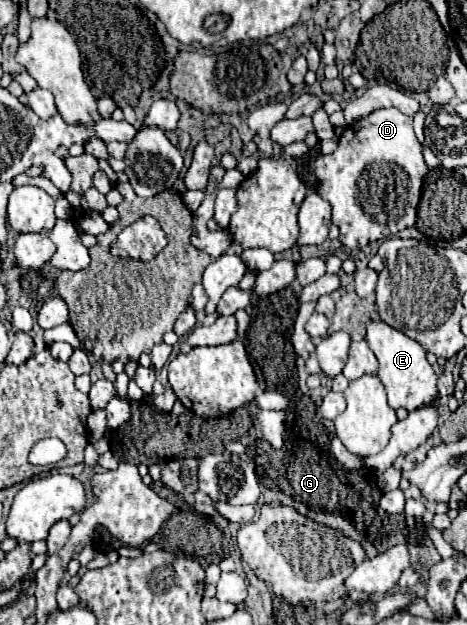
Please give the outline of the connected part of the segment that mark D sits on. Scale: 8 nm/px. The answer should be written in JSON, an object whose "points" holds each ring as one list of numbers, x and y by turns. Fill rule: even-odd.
{"points":[[380,108,346,126,332,154,320,154,314,162,314,174,320,180,318,194,332,204,332,224,338,226,338,240,348,248,364,248,368,242,386,240,396,232,414,226,416,206,428,168,422,158,422,144,412,130,412,118,398,108]]}

